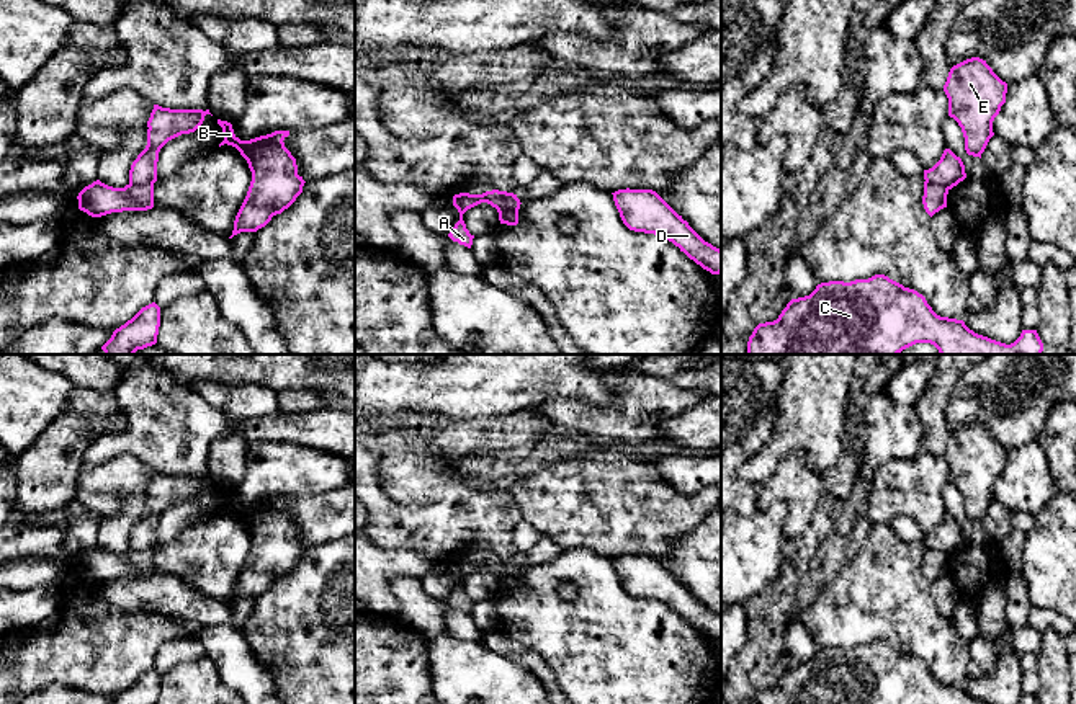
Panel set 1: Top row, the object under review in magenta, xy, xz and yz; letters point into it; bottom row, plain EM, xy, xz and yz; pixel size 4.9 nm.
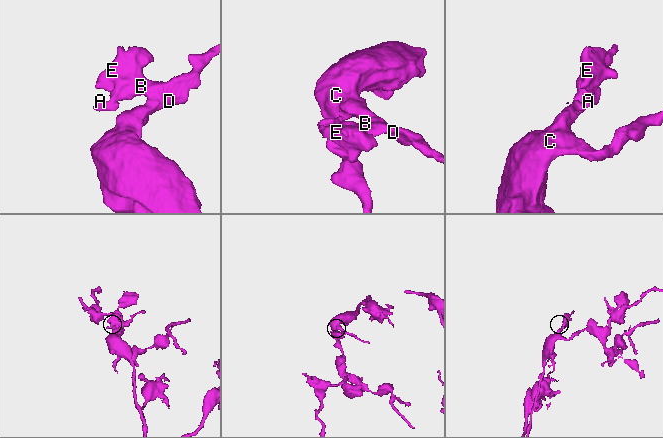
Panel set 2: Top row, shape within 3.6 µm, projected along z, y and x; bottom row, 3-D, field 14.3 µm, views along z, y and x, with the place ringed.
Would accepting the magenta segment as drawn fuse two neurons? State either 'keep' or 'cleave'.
cleave

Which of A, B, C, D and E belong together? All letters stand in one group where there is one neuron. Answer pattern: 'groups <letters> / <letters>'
groups A / B C D E

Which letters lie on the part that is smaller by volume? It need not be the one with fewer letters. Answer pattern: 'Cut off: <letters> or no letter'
Cut off: A

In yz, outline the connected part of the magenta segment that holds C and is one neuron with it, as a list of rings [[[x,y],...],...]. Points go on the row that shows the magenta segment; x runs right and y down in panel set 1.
[[[875,274],[850,283],[821,283],[809,296],[791,299],[777,320],[754,328],[747,341],[747,354],[899,354],[916,343],[930,343],[940,354],[1042,354],[1043,351],[1037,330],[1022,330],[1011,345],[991,340],[970,330],[963,320],[937,315],[917,291],[885,274]]]

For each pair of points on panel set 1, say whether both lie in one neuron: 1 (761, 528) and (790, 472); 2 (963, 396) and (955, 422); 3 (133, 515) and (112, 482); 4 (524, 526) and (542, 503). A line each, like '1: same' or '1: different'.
1: different
2: same
3: same
4: different

